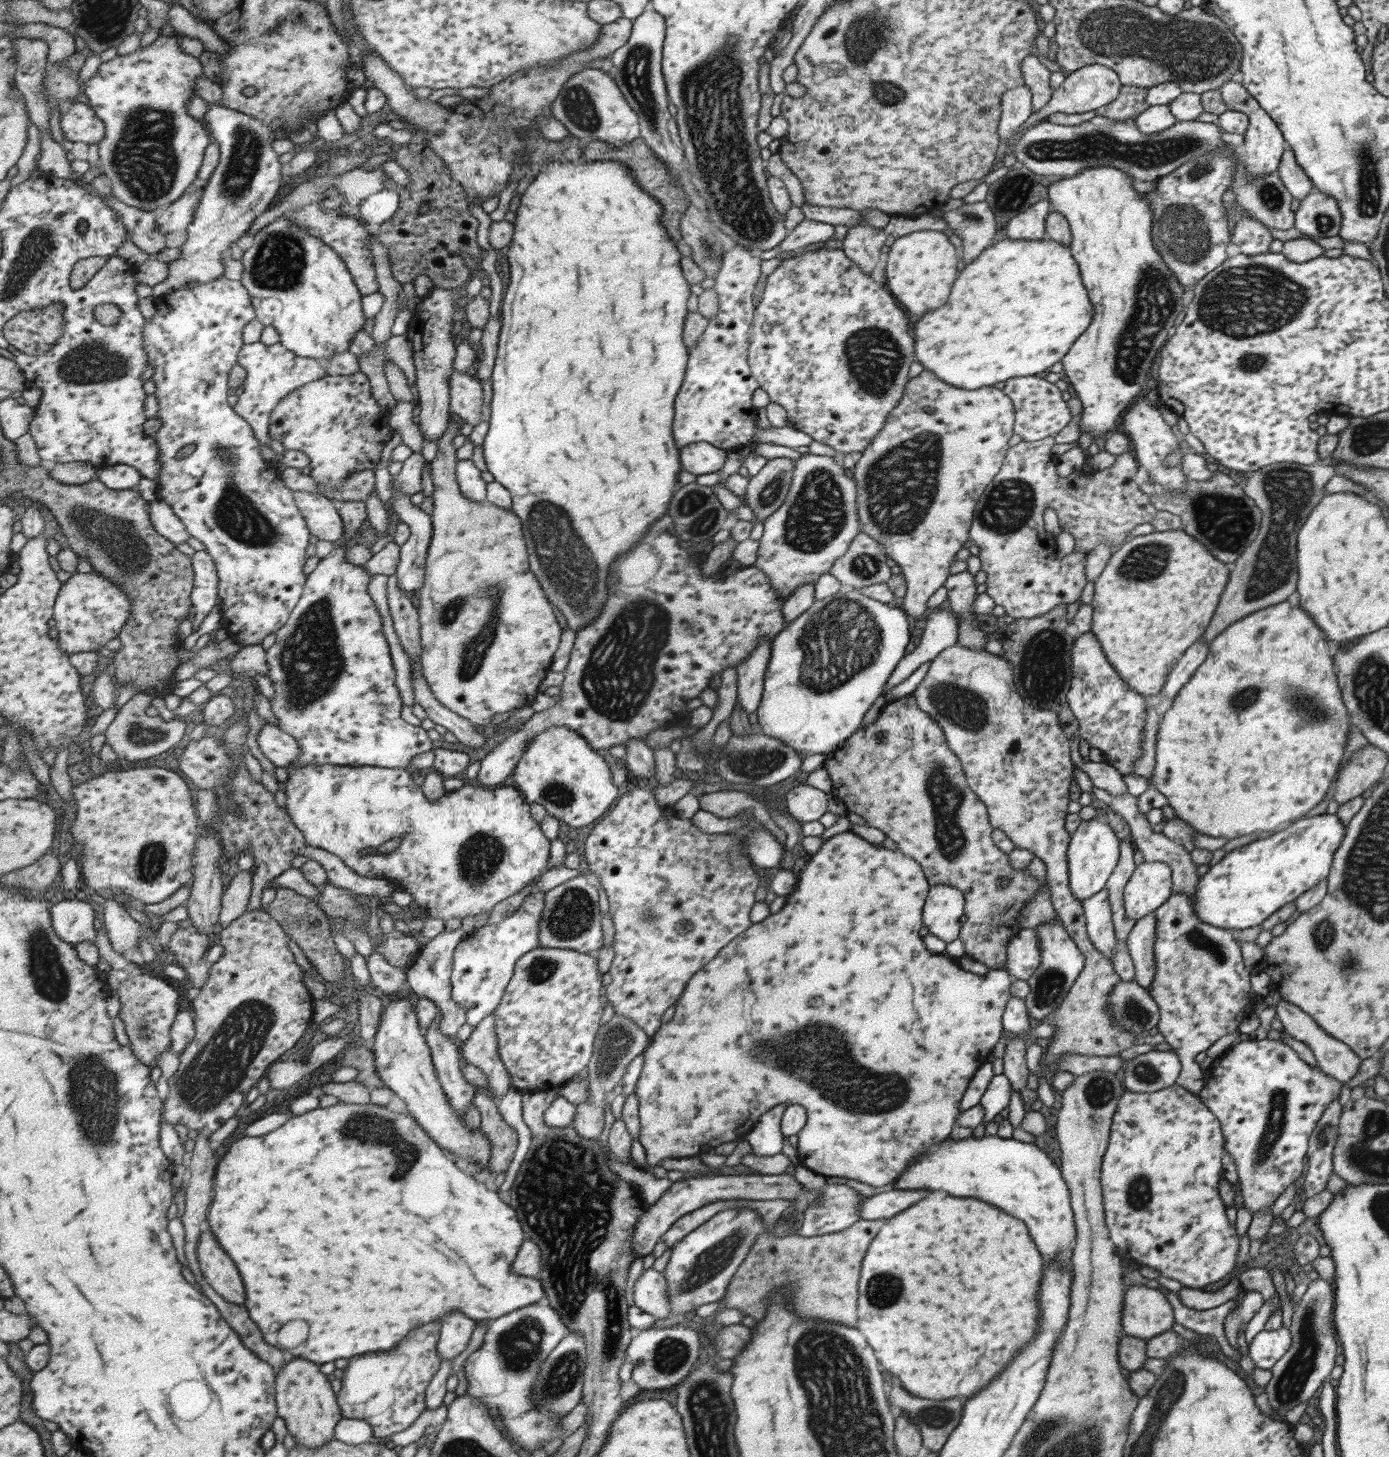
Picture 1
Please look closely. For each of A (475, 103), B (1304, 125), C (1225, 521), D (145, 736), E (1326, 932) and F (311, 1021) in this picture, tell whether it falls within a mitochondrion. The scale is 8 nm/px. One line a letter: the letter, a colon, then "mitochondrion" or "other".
A: other
B: other
C: mitochondrion
D: mitochondrion
E: mitochondrion
F: other

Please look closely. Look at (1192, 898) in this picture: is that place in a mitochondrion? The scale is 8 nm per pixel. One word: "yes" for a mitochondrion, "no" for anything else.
no

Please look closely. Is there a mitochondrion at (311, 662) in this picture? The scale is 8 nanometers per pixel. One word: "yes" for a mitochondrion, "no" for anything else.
yes

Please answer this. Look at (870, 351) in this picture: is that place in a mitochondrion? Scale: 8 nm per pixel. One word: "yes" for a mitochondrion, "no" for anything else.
yes

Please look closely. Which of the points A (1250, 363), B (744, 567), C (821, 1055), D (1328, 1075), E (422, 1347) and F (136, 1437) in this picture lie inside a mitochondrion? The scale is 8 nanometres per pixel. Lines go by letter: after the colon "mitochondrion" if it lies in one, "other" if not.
A: mitochondrion
B: other
C: mitochondrion
D: other
E: other
F: other

